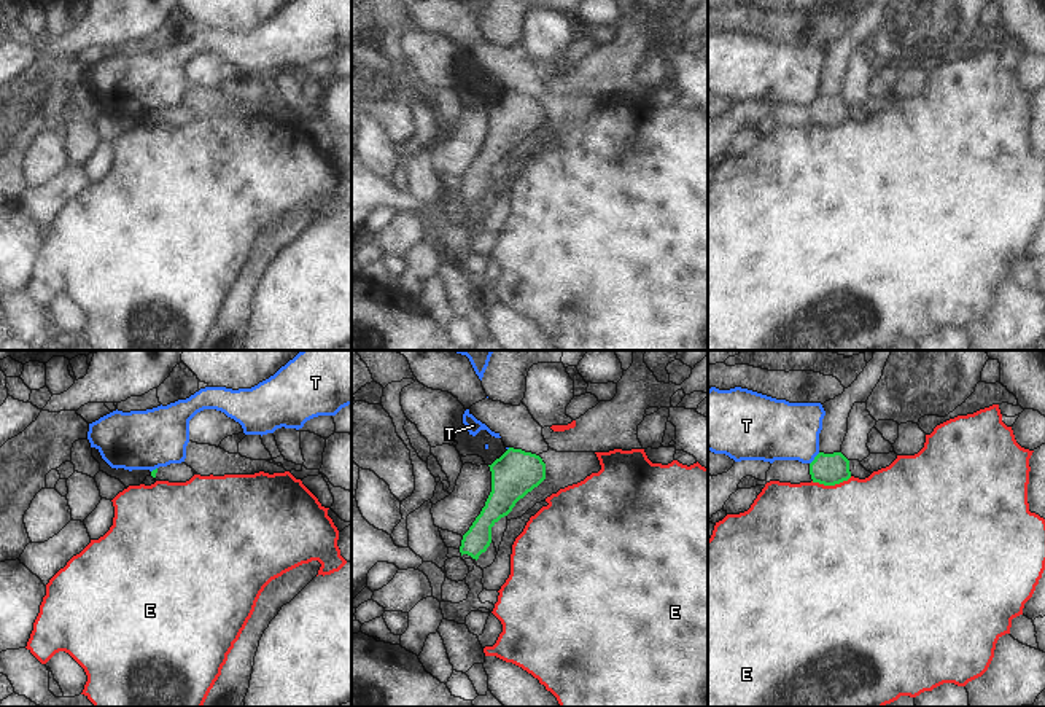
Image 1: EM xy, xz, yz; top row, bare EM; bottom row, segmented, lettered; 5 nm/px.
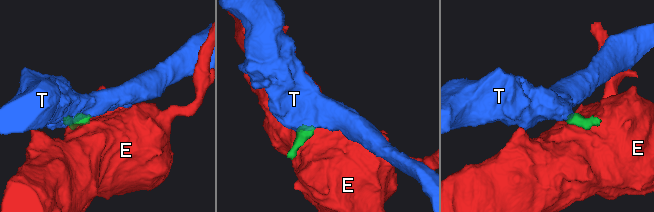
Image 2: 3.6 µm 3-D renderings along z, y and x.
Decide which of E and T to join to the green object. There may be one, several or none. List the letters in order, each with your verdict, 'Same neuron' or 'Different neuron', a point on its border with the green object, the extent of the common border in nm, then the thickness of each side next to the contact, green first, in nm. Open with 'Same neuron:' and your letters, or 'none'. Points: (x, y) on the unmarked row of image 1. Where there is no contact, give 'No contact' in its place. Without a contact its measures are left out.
Same neuron: none
E: Different neuron. Touches green at yz (831, 128). Shared border 200 nm. Thickness 160 nm (green) against 500 nm
T: Different neuron. Touches green at yz (815, 102). Shared border 80 nm. Thickness 160 nm (green) against 300 nm.

